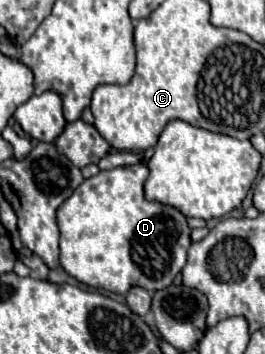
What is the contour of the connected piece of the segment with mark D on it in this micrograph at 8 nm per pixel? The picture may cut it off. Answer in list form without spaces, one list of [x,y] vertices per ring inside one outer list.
[[[144,163],[100,171],[98,175],[86,179],[60,205],[60,265],[70,277],[78,279],[84,285],[112,293],[126,293],[134,285],[144,287],[146,291],[160,291],[174,281],[174,277],[186,263],[186,251],[190,247],[190,227],[186,225],[186,217],[174,207],[144,199],[142,185],[146,177],[148,167]]]

